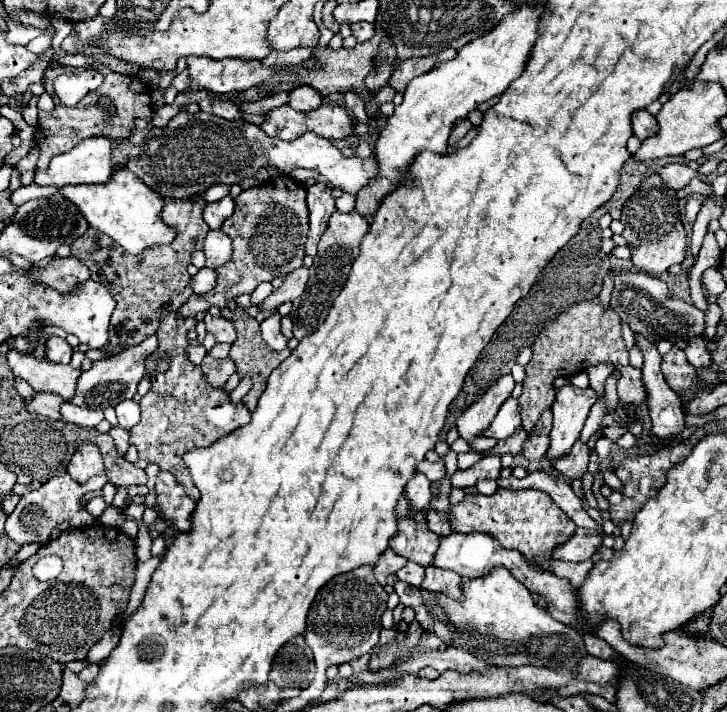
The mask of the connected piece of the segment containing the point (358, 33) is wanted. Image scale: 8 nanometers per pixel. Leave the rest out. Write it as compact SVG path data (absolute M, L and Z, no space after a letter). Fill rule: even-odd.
M355 23L355 25L351 27L351 31L353 31L353 35L355 35L355 39L357 39L359 43L367 41L369 37L373 37L373 25L371 25L371 23Z

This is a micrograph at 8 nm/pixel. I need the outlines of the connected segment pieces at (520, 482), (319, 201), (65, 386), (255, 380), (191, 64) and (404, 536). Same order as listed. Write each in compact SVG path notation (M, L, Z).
M531 473L525 479L515 479L511 475L508 478L498 478L496 482L499 487L509 487L509 489L527 489L527 487L541 489L541 491L551 495L551 499L571 517L571 521L575 525L585 527L585 529L595 529L597 527L597 523L583 511L581 501L573 493L571 485L565 483L565 481L553 479L553 477L545 475L545 473Z
M315 183L307 187L307 207L309 207L309 235L305 243L305 255L317 255L317 243L327 229L329 217L335 213L333 189L327 183Z
M11 349L7 353L9 367L15 377L27 381L39 393L57 393L65 401L73 399L77 377L81 369L73 369L71 365L57 365L51 361L39 361L33 355L21 355L19 351Z
M239 307L239 309L232 311L231 320L235 326L235 331L237 331L237 339L235 339L235 343L231 345L231 353L229 353L229 357L233 359L239 377L241 377L241 379L243 379L243 377L249 377L251 383L253 383L251 391L243 397L243 405L245 405L249 411L253 411L255 405L257 405L259 395L261 395L263 389L265 389L265 383L267 383L269 373L271 373L283 359L287 359L287 357L291 355L291 349L285 349L285 351L279 351L279 353L267 349L267 347L263 345L263 339L261 339L259 323L257 323L257 320L254 317L251 317L247 313L247 309L241 309L241 307Z
M187 57L187 71L193 85L213 91L217 95L247 91L277 75L273 67L265 67L261 61L215 61L209 57Z
M405 495L397 505L397 535L391 537L389 547L401 557L415 561L423 567L433 565L435 553L439 549L439 535L429 531L427 525L417 527L415 521L405 521Z

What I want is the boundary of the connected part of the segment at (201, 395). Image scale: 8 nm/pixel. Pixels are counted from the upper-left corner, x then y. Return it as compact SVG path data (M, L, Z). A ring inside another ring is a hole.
M169 313L161 319L161 325L157 329L159 347L153 355L145 359L145 367L155 367L159 359L169 361L169 369L159 373L155 371L151 375L151 389L149 393L139 401L141 405L141 421L131 427L131 445L137 447L139 457L147 459L149 463L157 463L163 471L169 471L175 475L177 483L185 489L185 493L197 501L199 493L189 477L189 471L183 463L183 453L193 447L209 447L219 437L229 435L229 431L235 431L237 427L245 425L251 419L251 413L241 403L231 403L229 395L221 389L209 389L205 385L205 377L197 365L193 365L187 359L187 347L189 347L189 331L195 329L195 319L187 317L181 319L175 313Z

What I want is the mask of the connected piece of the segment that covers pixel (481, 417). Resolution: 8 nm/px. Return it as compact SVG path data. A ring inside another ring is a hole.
M505 375L481 399L477 399L471 407L463 411L463 415L457 419L457 431L467 443L481 437L489 429L501 403L511 395L513 387L515 387L513 377Z

